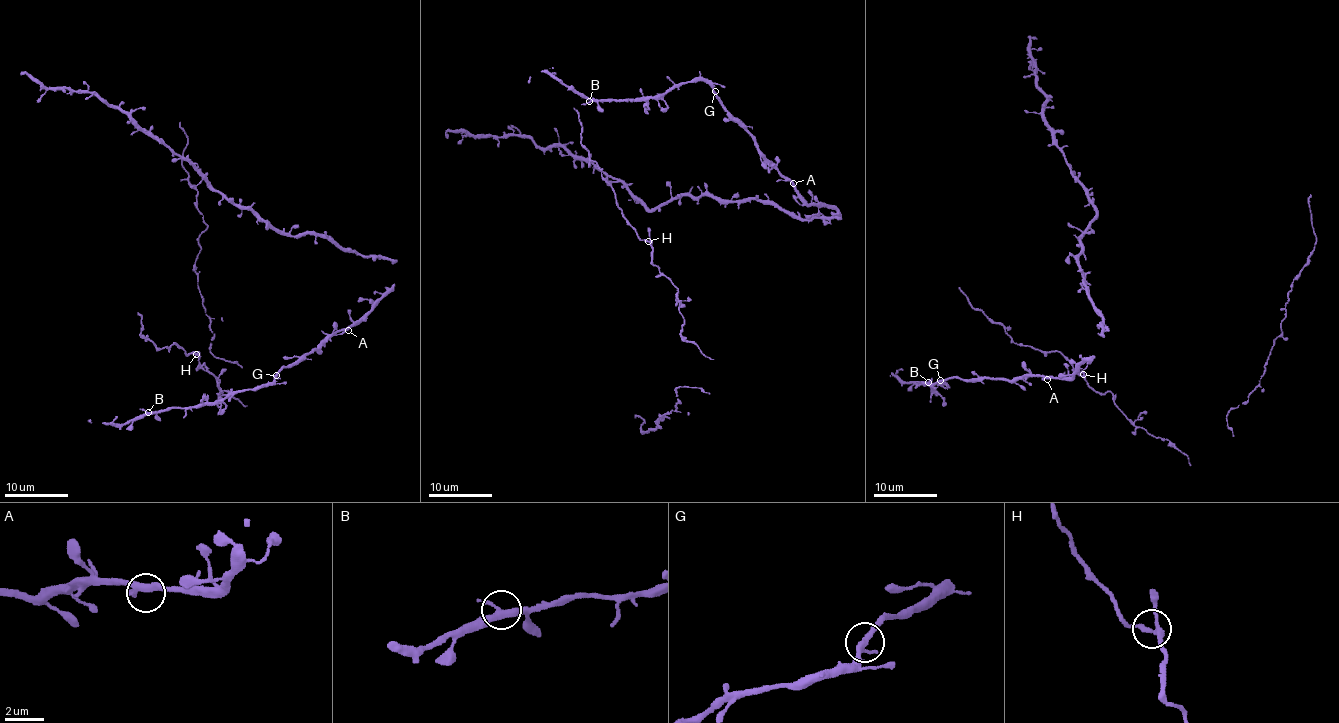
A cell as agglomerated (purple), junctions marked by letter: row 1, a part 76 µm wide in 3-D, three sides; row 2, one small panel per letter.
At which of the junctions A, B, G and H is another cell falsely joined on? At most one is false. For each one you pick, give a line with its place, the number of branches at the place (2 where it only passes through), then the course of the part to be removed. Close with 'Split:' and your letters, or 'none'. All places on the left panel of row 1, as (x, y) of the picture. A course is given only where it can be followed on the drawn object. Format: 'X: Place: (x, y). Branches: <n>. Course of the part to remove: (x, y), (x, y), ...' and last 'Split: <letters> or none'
Split: none

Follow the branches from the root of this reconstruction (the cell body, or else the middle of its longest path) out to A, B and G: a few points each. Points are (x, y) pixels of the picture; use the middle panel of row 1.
A: (641, 99), (663, 97), (679, 83), (703, 80), (712, 88), (727, 114), (752, 138), (759, 155), (793, 183)
B: (641, 99), (589, 101)
G: (641, 99), (663, 97), (679, 83), (700, 80), (715, 91)

